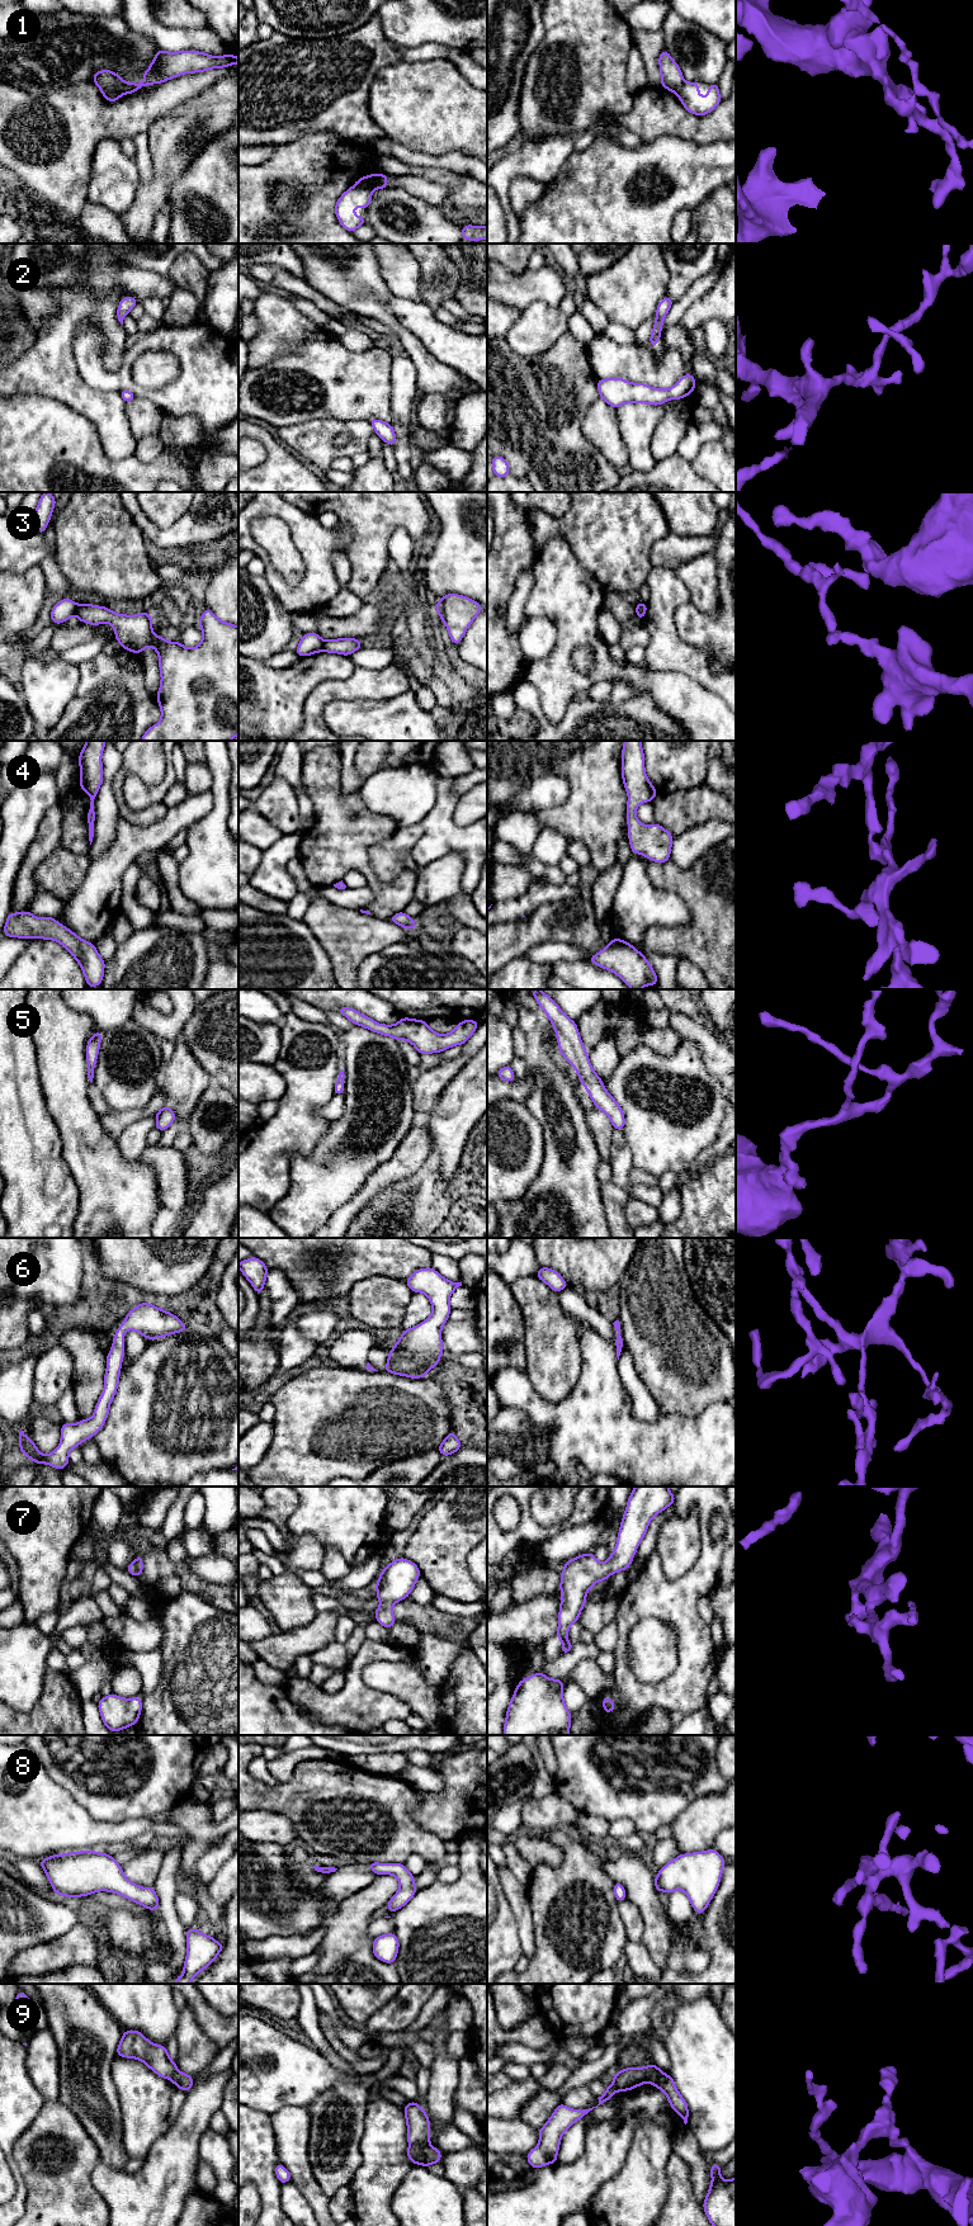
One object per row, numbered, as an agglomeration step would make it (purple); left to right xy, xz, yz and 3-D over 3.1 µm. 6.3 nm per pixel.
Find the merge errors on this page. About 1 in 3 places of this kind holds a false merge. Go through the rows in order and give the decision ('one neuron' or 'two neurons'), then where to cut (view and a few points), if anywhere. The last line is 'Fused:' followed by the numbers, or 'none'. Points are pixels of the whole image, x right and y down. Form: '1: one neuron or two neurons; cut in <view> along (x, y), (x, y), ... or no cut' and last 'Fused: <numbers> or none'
1: two neurons; cut in xy along (100, 88), (116, 90), (121, 95)
2: one neuron; no cut
3: two neurons; cut in xz along (325, 641), (322, 650)
4: one neuron; no cut
5: one neuron; no cut
6: one neuron; no cut
7: one neuron; no cut
8: one neuron; no cut
9: two neurons; cut in xz along (428, 2144), (423, 2150), (420, 2163)
Fused: 1, 3, 9

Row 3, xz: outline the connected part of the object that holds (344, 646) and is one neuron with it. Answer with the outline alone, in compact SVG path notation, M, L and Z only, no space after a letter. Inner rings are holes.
M339 638L325 641L323 651L329 653L340 653L349 656L350 653L362 648L360 641L356 638Z

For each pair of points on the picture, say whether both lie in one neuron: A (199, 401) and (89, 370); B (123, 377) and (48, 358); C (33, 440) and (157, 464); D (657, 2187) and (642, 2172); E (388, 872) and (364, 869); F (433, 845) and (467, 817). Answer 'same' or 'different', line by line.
A: same
B: different
C: same
D: same
E: different
F: different

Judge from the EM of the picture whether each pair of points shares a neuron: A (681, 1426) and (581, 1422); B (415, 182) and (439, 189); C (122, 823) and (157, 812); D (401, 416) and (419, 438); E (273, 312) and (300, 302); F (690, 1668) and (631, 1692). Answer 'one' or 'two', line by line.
A: one
B: one
C: two
D: two
E: two
F: one

